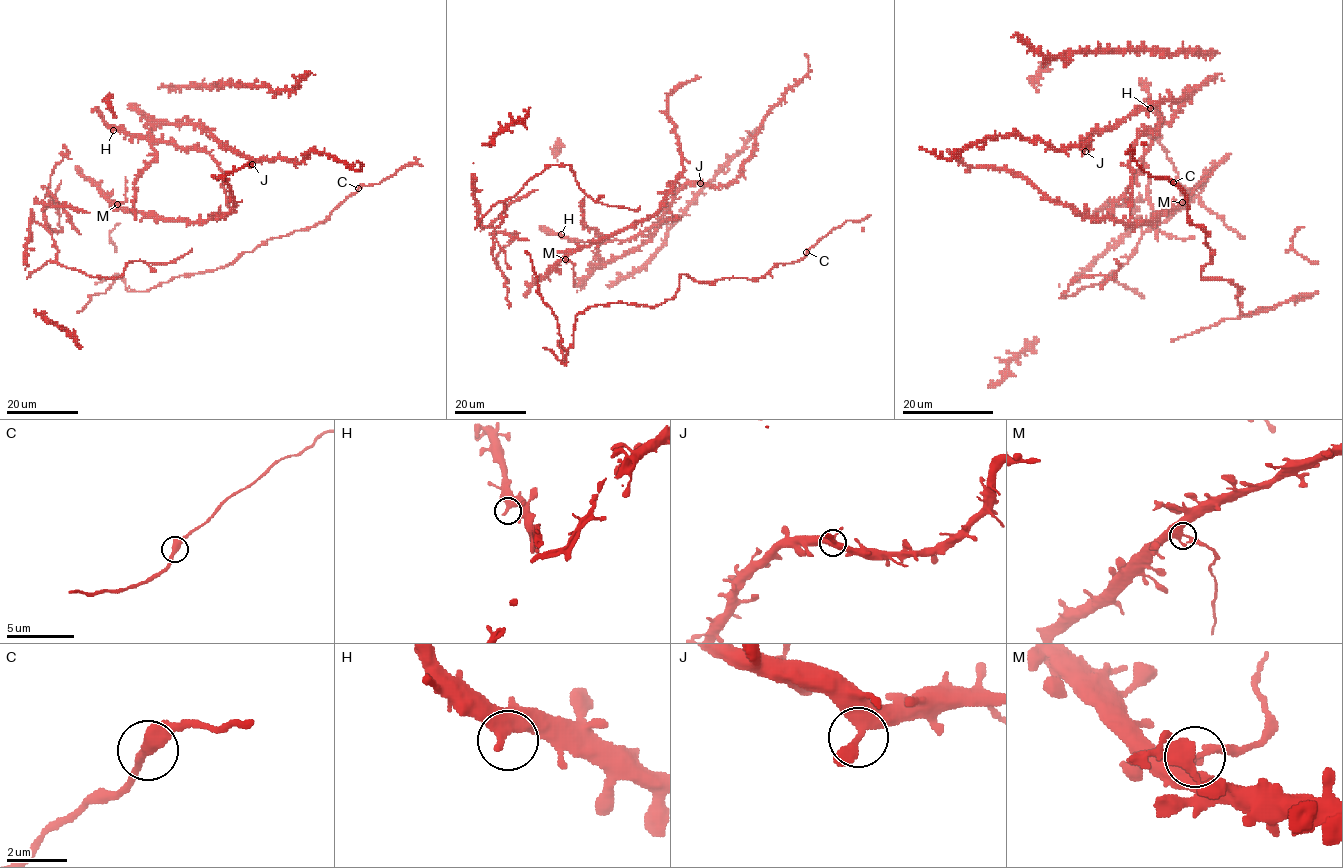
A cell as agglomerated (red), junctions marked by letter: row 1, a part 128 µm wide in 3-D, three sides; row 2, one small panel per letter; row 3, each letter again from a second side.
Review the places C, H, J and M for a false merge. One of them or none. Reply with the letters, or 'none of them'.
M

